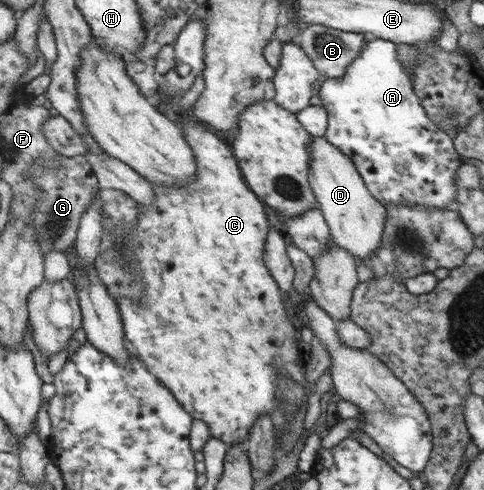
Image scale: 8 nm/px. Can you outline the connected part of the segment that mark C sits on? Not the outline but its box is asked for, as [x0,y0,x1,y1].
[115,115,305,447]

